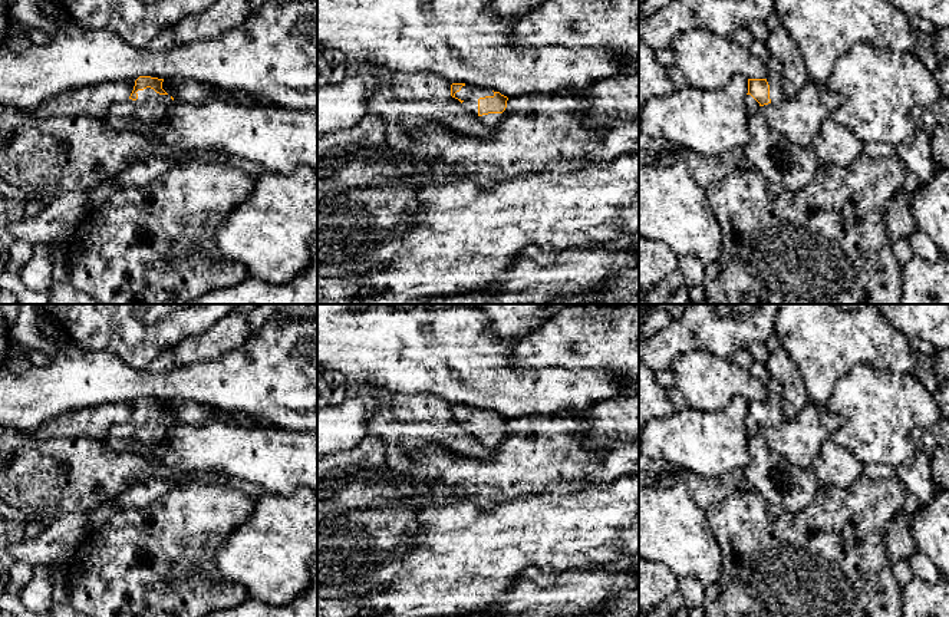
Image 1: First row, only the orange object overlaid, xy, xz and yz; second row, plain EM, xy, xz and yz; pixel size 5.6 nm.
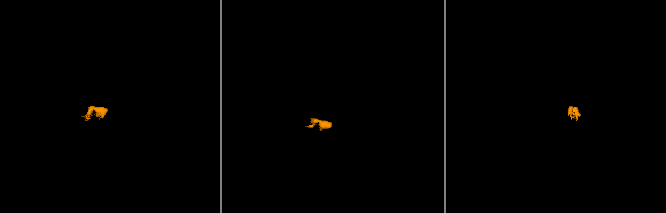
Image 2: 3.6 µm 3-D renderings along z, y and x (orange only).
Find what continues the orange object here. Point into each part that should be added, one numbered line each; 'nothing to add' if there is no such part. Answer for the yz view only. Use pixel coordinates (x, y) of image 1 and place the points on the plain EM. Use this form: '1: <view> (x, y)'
1: yz (774, 401)
2: yz (753, 428)

